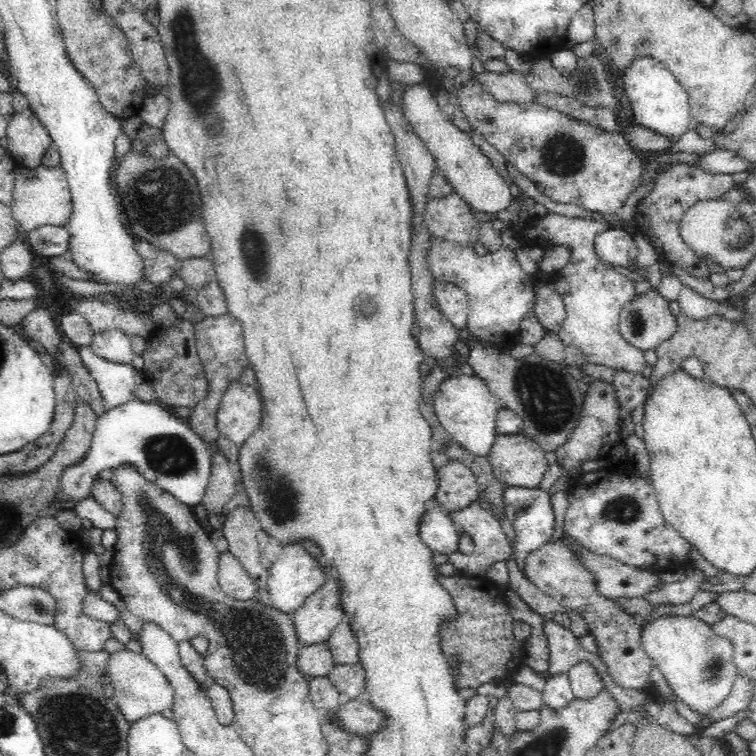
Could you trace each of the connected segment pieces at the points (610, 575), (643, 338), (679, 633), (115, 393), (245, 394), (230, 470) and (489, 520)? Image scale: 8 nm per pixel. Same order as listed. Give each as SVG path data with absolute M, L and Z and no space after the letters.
M562 532L558 540L564 540L568 548L576 554L580 564L592 572L592 578L598 586L598 594L604 598L610 598L610 600L618 600L622 596L642 598L646 592L652 592L654 588L662 586L656 580L656 572L640 570L640 568L622 564L612 556L600 556L596 552L590 552L584 544L568 536L566 532Z
M650 290L646 296L636 294L634 298L620 316L620 336L640 352L656 352L660 344L674 336L678 320L658 290Z
M668 616L654 620L648 630L642 630L642 650L662 672L674 696L704 718L708 718L716 706L728 700L736 680L740 678L730 640L716 636L712 626L704 624L702 620L698 622L692 616Z
M76 346L76 350L88 374L96 380L106 410L136 400L134 398L134 392L138 388L134 382L136 370L130 364L112 364L106 358L96 356L90 346L82 346L82 348Z
M234 384L226 396L222 396L216 418L222 438L236 442L238 448L242 448L264 422L264 402L258 386Z
M222 448L216 454L212 454L212 476L202 500L210 514L222 516L224 506L230 504L236 494L238 478L242 478L240 464L230 464L228 454L222 452Z
M476 500L474 504L470 504L468 508L464 508L464 510L460 510L460 512L448 512L448 516L450 516L450 520L454 522L454 526L458 528L460 534L468 534L468 536L476 542L476 552L474 552L472 556L460 554L458 550L448 556L448 558L450 558L450 564L456 566L458 574L482 578L482 576L488 574L488 568L490 568L494 562L512 558L512 556L510 556L510 548L508 548L508 540L506 540L506 536L504 536L504 532L502 532L500 520L496 520L496 516L494 516L492 512L484 510L484 508L482 508L482 502Z

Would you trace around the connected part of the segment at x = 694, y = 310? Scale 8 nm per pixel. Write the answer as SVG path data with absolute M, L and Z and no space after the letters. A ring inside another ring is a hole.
M682 286L682 290L680 290L680 294L678 294L678 304L680 304L680 310L682 310L682 314L686 316L686 318L692 318L692 320L704 320L704 318L708 318L708 316L714 316L714 314L718 314L718 316L724 316L724 318L728 318L728 320L734 320L734 322L740 322L742 320L742 312L740 312L740 308L730 308L730 306L726 306L724 302L722 304L718 304L718 302L708 302L708 300L704 300L694 288L690 288L690 286Z

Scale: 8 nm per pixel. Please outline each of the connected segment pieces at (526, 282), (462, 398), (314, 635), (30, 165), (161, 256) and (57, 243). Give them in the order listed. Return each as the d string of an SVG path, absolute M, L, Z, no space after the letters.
M436 238L432 242L436 242L434 250L428 252L428 268L432 276L438 282L440 280L452 282L468 294L470 314L468 314L466 328L480 340L486 340L498 346L502 344L504 338L508 336L514 338L516 332L520 332L522 320L528 318L532 312L536 312L538 278L526 274L518 266L514 252L508 248L486 254L486 256L474 256L474 248L456 248Z
M456 374L456 376L450 376L448 380L444 380L440 390L434 396L434 408L436 408L438 420L442 422L446 432L450 432L450 436L456 444L460 444L470 454L476 454L482 458L486 458L490 454L490 450L498 438L496 418L498 418L498 412L502 406L480 376Z
M330 568L326 572L326 584L314 592L302 608L292 612L296 634L302 646L328 642L332 632L346 620L346 610L342 608L342 588L336 582L340 576Z
M32 108L22 114L12 114L8 122L8 152L20 168L34 170L40 166L42 156L52 146L52 138Z
M138 242L136 250L144 258L144 280L160 284L180 274L182 260L178 260L176 256L170 256L168 252L162 252L148 242Z
M42 226L28 234L30 248L44 258L56 258L68 254L68 228Z

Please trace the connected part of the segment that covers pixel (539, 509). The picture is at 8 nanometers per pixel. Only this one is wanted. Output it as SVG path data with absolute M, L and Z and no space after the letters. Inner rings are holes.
M506 488L504 490L504 504L506 504L506 514L508 520L512 522L514 534L516 534L516 562L518 566L526 566L526 556L530 552L536 552L540 546L548 544L554 532L554 512L552 512L552 502L550 494L540 490L540 488Z

